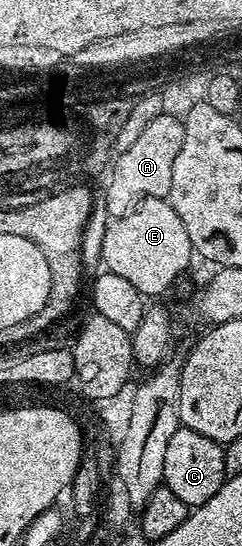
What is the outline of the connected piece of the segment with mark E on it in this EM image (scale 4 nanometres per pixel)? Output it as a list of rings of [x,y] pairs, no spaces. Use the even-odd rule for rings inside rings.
[[[148,197],[131,213],[109,220],[108,230],[100,241],[104,256],[103,268],[114,275],[122,275],[145,298],[151,299],[164,293],[184,272],[194,258],[190,235],[182,227],[182,219],[165,198]]]

